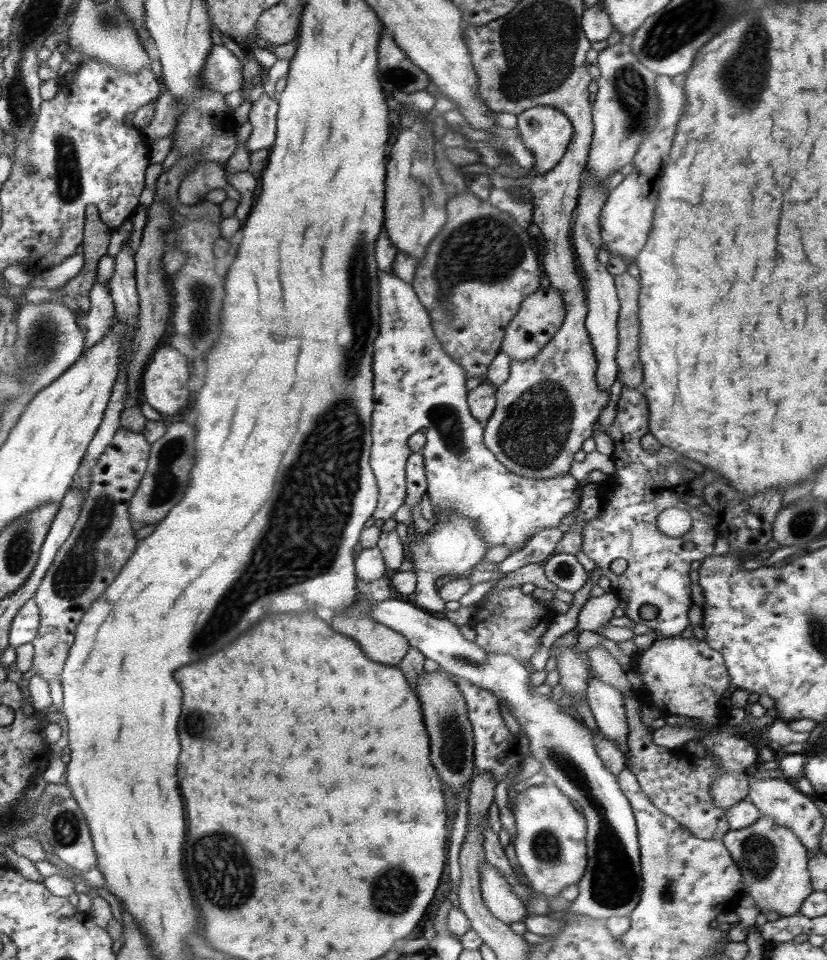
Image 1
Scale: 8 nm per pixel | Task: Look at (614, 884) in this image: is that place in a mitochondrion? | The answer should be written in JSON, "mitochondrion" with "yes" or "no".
{"mitochondrion":"yes"}

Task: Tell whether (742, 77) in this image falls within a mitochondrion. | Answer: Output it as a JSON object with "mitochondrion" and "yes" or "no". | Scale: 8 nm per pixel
{"mitochondrion":"yes"}

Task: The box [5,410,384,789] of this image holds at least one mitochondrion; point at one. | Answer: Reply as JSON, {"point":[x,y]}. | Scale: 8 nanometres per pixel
{"point":[81,564]}

